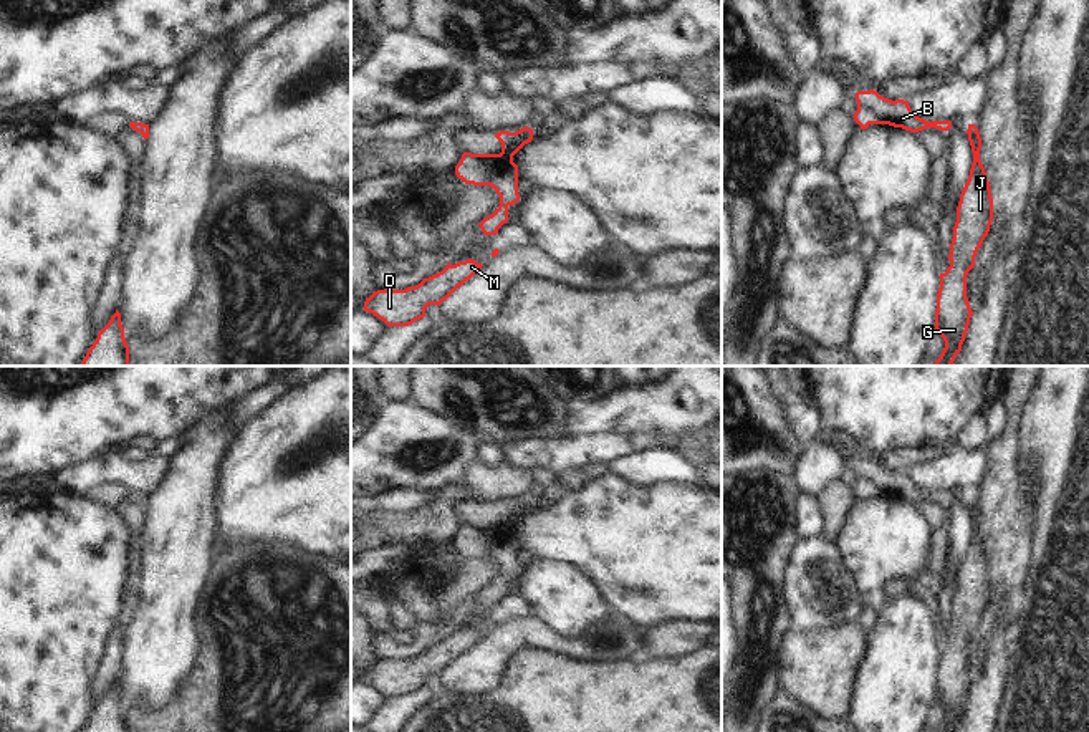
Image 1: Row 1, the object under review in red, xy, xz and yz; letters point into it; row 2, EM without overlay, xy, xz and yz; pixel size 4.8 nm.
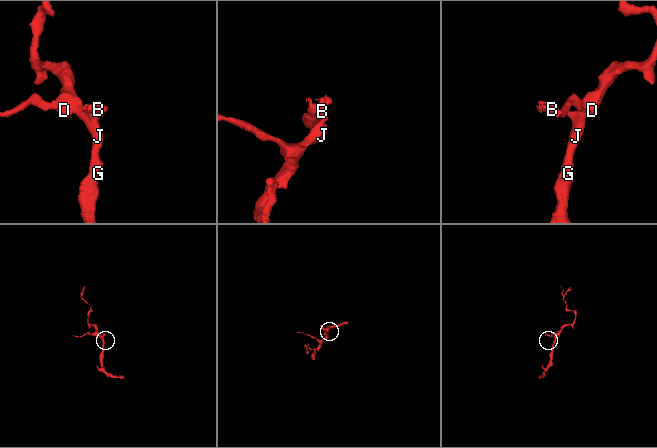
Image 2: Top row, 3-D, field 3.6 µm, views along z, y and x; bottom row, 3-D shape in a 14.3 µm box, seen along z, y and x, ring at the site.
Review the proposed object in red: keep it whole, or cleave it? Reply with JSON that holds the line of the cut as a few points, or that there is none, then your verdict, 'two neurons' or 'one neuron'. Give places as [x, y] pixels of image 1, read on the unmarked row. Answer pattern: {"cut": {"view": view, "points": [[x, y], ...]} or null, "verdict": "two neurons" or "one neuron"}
{"cut": null, "verdict": "one neuron"}

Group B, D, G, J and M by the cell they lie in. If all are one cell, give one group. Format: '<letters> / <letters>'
B D G J M

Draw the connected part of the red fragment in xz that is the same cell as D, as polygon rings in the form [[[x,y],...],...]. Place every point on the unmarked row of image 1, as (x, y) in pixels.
[[[468,629],[424,649],[405,661],[377,661],[364,672],[364,682],[372,684],[387,697],[409,697],[425,687],[429,676],[447,671],[458,657],[480,643],[483,636]]]

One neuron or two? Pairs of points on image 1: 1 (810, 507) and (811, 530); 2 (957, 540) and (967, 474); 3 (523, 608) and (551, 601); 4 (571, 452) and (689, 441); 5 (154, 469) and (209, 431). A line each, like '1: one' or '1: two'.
1: one
2: two
3: two
4: one
5: two

